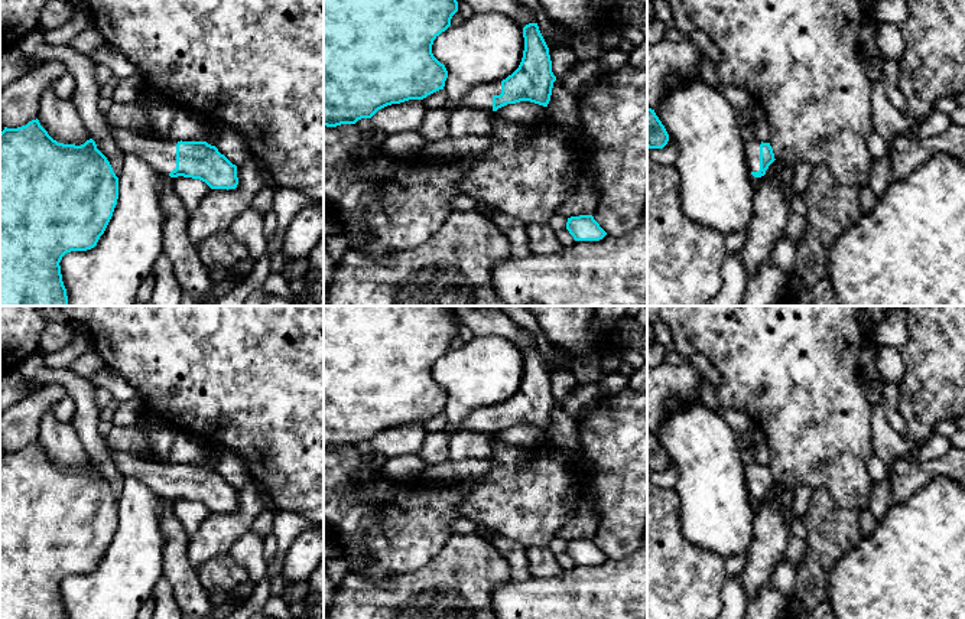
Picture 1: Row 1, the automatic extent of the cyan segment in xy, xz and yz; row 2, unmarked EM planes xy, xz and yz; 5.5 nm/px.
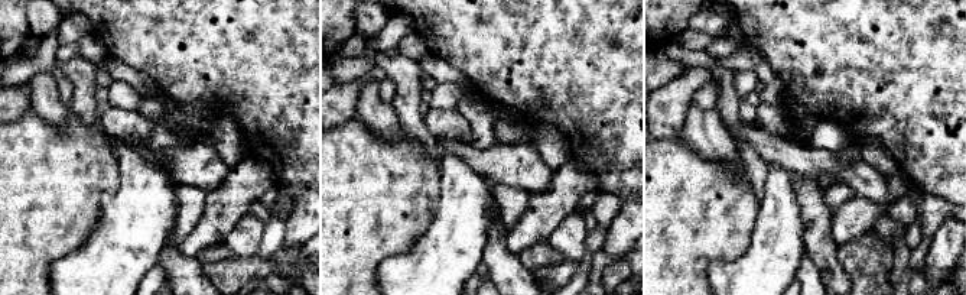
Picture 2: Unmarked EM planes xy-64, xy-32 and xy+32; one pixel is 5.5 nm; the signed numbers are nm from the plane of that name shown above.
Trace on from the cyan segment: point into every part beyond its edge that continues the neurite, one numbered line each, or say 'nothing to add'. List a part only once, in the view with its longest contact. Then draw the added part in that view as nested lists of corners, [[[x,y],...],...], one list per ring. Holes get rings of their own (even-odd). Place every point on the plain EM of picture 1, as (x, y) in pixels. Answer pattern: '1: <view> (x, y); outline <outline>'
1: yz (753, 469); outline [[[760,463],[745,465],[745,483],[750,495],[760,493]]]

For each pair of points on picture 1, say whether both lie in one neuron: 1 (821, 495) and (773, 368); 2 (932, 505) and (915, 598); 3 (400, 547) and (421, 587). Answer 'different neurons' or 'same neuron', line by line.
1: different neurons
2: same neuron
3: different neurons

